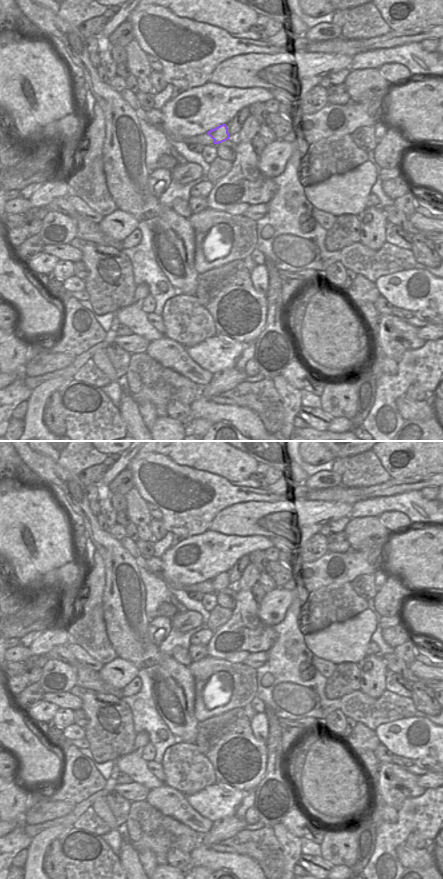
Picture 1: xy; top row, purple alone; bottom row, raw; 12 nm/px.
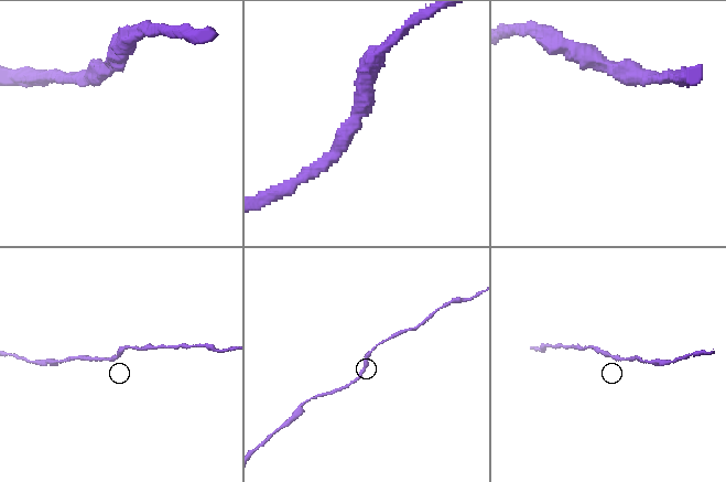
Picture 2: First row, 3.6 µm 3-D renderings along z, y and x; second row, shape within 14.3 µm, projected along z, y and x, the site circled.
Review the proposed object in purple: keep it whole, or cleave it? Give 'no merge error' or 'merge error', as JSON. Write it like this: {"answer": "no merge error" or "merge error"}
{"answer": "no merge error"}

